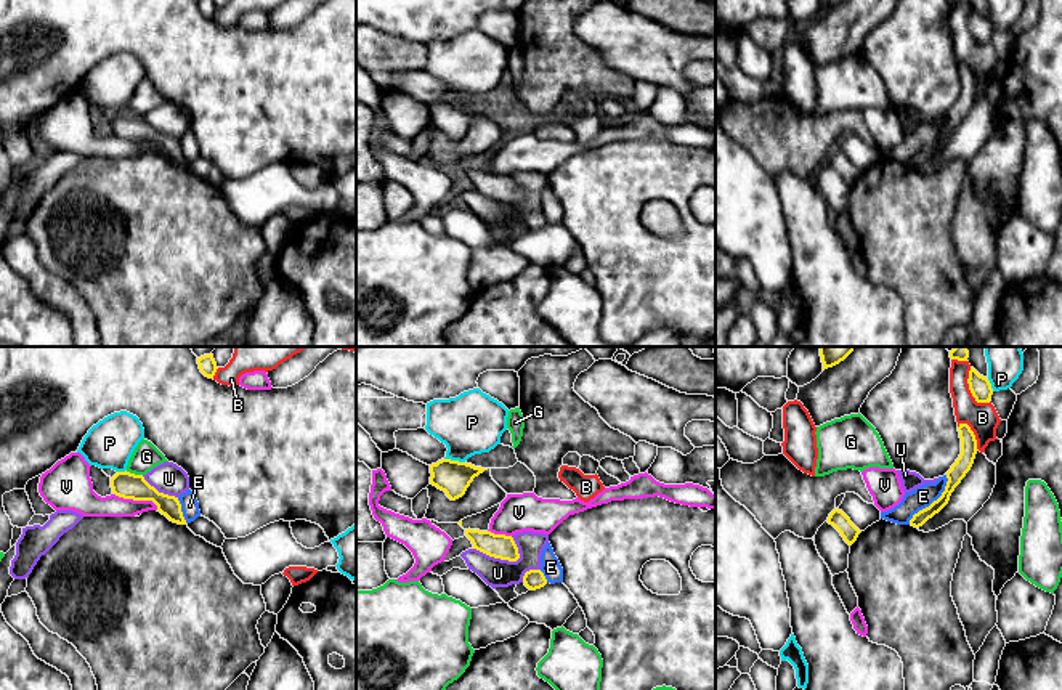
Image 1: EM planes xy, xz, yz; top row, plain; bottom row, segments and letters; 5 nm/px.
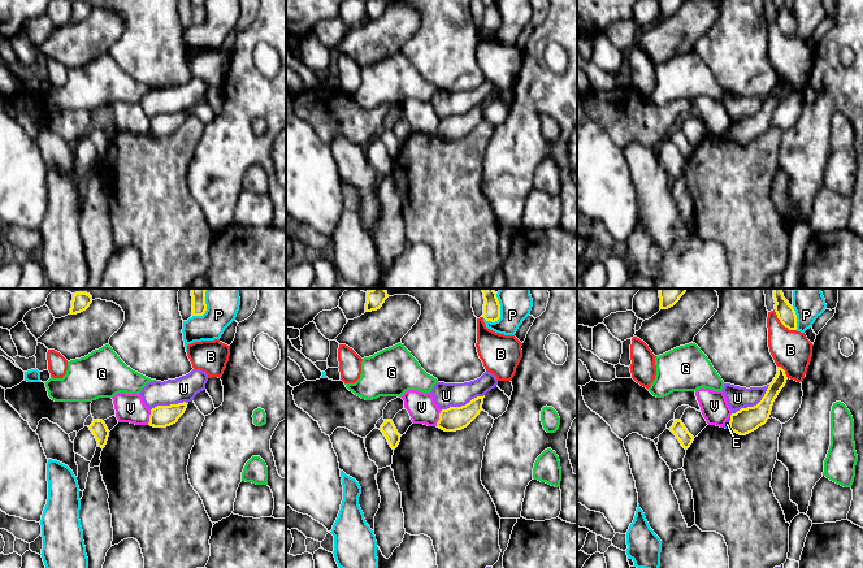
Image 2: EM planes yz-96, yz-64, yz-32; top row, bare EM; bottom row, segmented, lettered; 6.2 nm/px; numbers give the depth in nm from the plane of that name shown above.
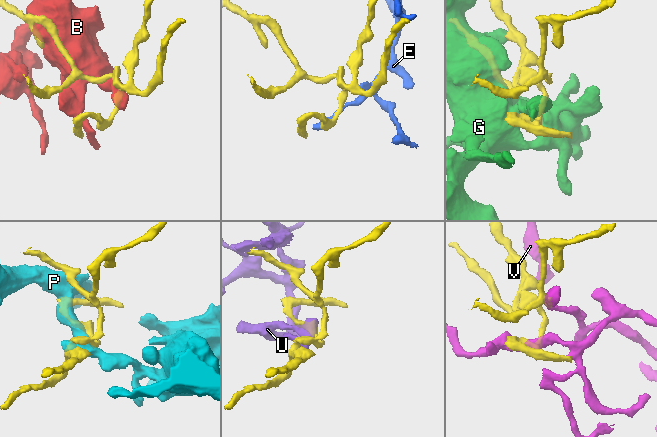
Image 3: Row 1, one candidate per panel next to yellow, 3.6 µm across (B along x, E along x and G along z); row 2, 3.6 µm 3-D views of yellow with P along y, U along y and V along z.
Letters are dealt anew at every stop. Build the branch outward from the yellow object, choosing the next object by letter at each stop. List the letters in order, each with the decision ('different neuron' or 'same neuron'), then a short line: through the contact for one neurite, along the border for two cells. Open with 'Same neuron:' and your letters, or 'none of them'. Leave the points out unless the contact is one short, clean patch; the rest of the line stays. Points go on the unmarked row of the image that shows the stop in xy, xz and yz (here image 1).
Same neuron: none of them
B: different neuron
E: different neuron
G: different neuron
P: different neuron
U: different neuron | xz (474, 188), (501, 199), (517, 201), (520, 198)
V: different neuron

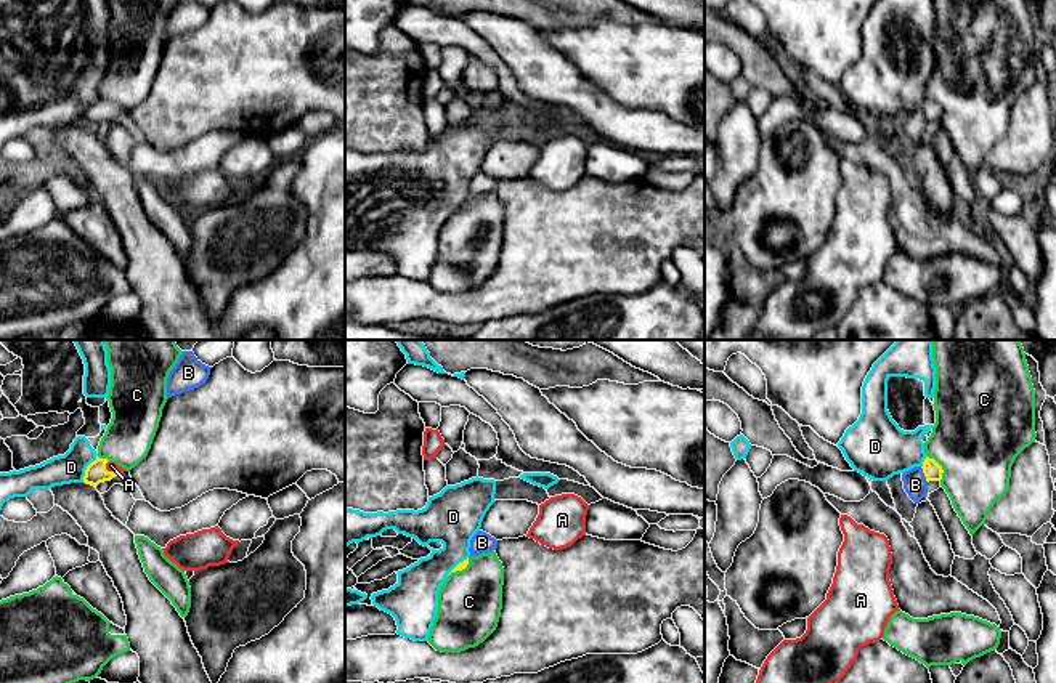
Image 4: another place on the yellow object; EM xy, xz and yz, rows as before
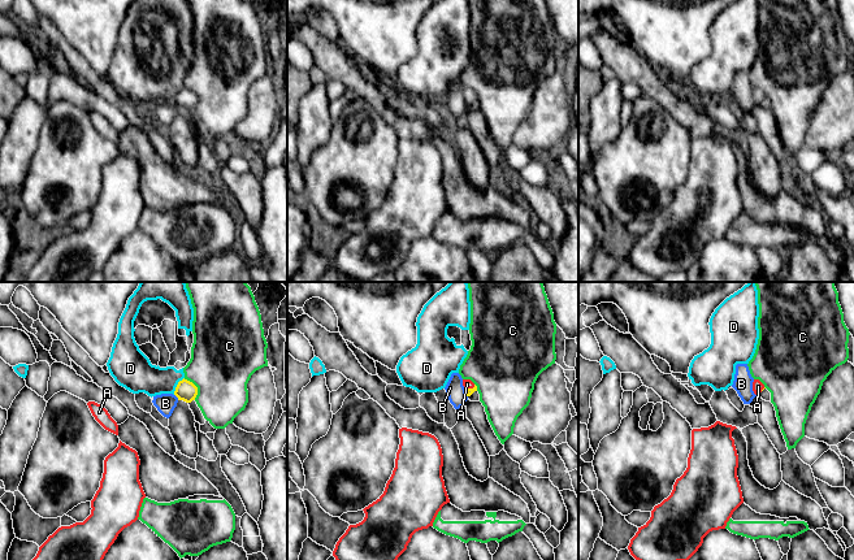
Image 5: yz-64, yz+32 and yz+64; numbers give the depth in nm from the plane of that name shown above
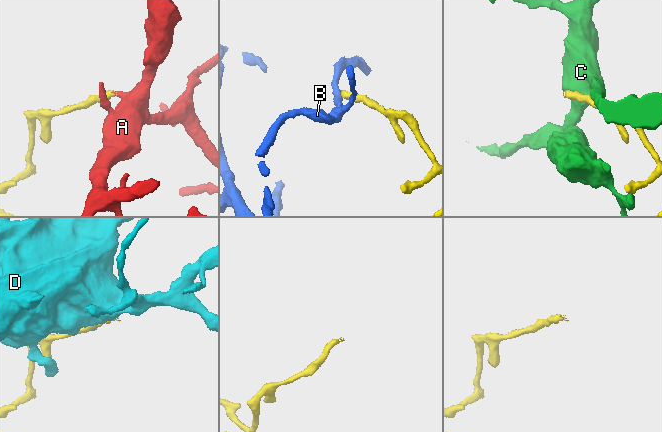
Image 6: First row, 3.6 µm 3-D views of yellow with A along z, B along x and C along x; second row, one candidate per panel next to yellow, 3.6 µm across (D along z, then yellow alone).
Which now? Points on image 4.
Same neuron: A
A: same neuron | xy (95, 114), (106, 111), (111, 106)
B: different neuron | yz (920, 108), (928, 122)
C: different neuron
D: different neuron

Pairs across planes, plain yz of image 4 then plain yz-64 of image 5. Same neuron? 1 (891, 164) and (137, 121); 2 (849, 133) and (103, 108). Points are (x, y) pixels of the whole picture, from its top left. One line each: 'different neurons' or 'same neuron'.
1: different neurons
2: same neuron

